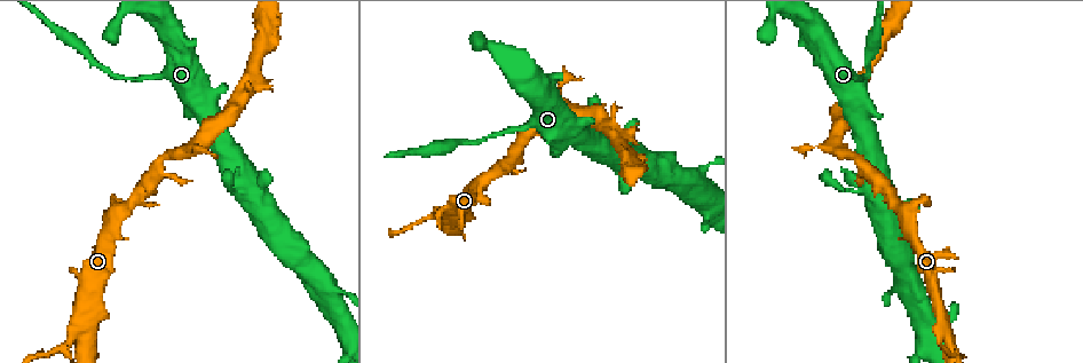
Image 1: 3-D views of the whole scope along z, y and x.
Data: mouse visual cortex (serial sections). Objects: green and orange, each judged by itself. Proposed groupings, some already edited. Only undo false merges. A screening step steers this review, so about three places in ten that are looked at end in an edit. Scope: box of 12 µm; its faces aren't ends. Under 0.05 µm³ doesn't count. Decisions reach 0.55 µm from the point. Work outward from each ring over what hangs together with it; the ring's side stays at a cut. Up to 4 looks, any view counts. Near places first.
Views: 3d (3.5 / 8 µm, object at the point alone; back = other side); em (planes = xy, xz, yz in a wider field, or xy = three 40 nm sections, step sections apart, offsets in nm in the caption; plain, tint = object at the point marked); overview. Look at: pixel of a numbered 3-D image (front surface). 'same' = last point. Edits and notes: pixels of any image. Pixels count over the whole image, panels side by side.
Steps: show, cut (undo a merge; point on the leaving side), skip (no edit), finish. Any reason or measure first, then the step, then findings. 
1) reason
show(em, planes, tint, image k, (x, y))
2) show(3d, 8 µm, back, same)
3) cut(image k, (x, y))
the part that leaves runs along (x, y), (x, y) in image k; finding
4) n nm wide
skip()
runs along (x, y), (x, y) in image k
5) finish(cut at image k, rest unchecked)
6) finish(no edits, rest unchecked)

sudden change in width
show(3d, 3.5 µm, back, image 1, (151, 77))

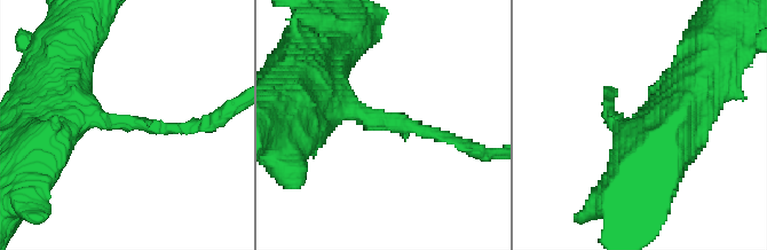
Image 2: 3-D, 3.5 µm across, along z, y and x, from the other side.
cut(image 2, (150, 125))
the part that leaves runs along (108, 122), (182, 129), (213, 118) in image 2; a second cell is stuck on

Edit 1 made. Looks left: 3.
see it whole again
show(overview)

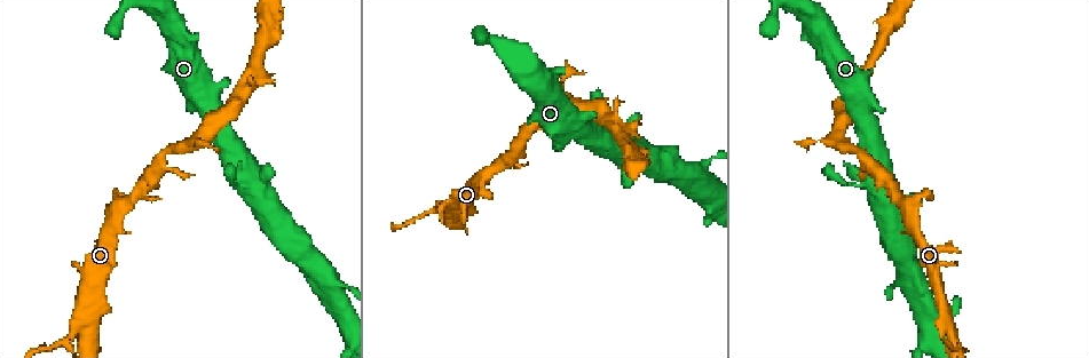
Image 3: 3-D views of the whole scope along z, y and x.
show(em, xy, step 3, tint, image 3, (68, 337))

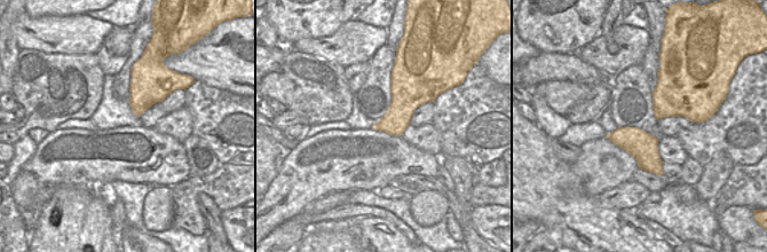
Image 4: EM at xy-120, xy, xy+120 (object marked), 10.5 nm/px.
wider look
show(3d, 3.5 µm, back, same)

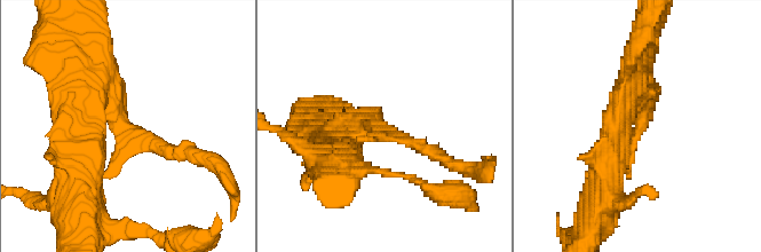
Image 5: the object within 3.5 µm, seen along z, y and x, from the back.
280 nm wide
skip()
runs along (82, 70), (135, 140), (188, 150) in image 5; all the same cell

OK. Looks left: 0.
finish(cut at image 2, rest unchecked)

